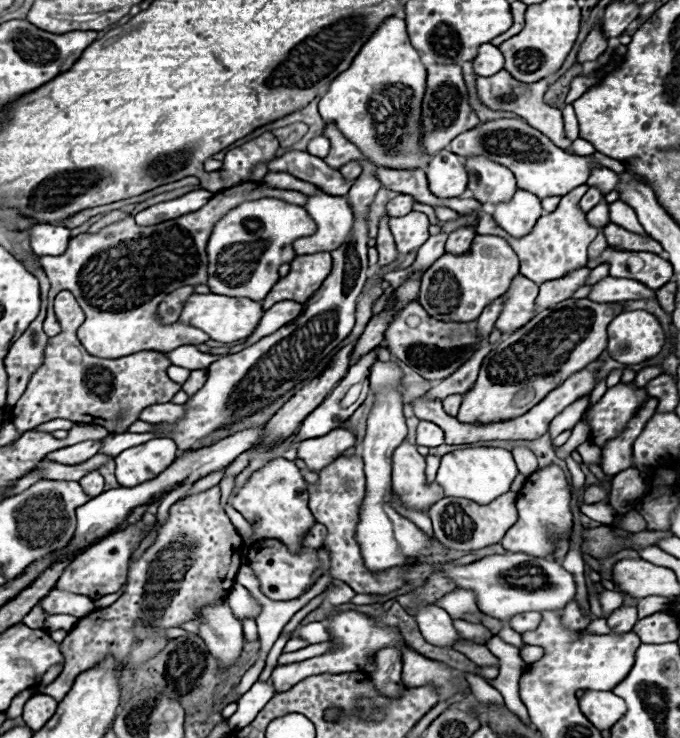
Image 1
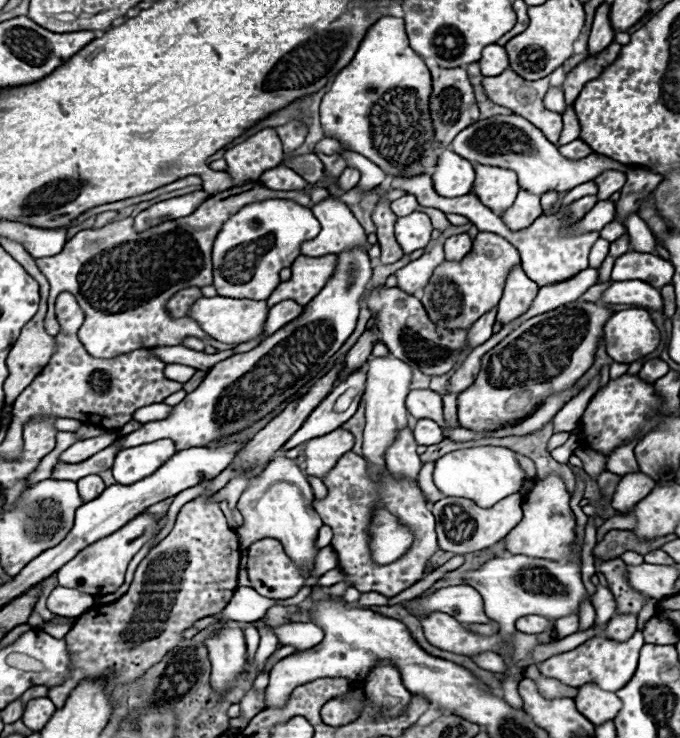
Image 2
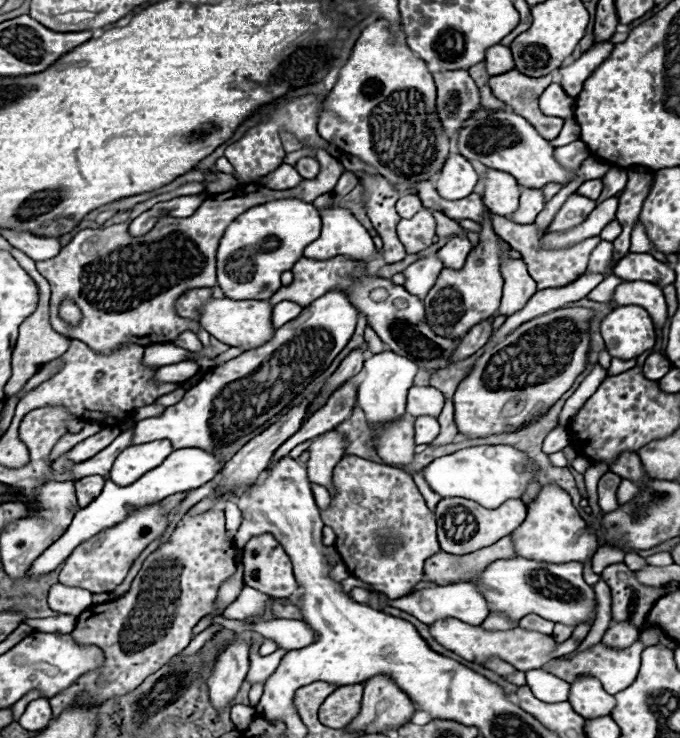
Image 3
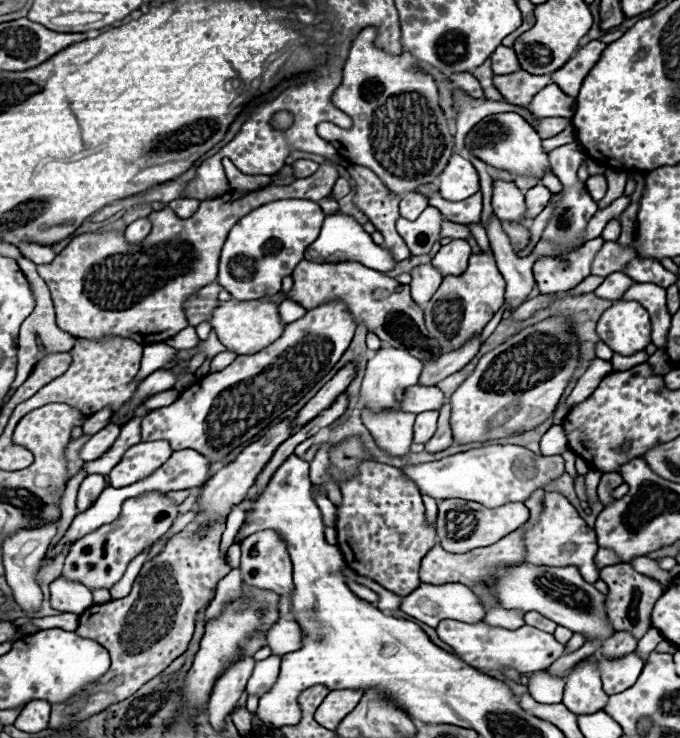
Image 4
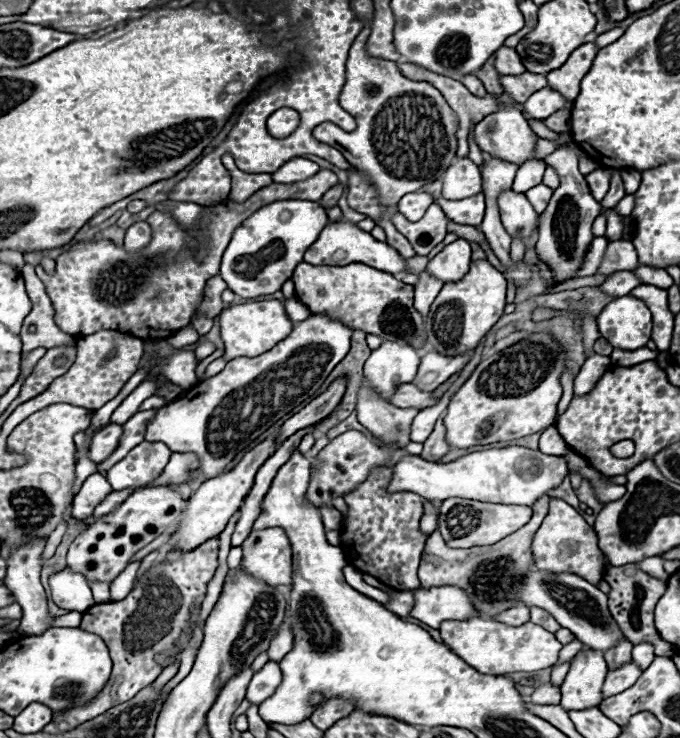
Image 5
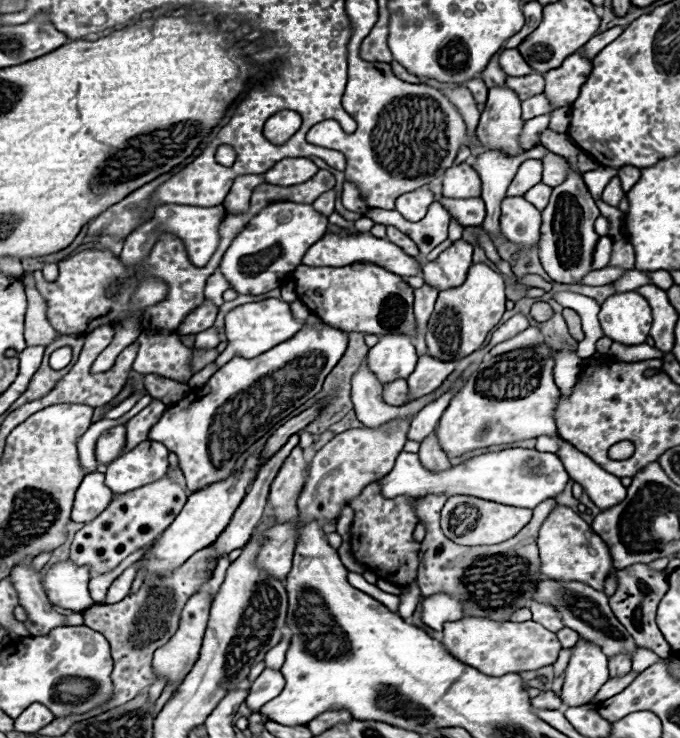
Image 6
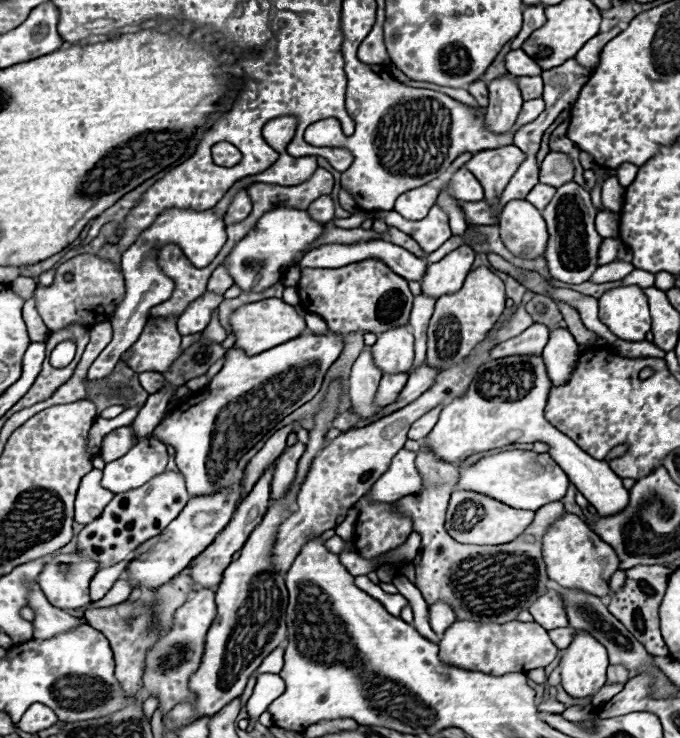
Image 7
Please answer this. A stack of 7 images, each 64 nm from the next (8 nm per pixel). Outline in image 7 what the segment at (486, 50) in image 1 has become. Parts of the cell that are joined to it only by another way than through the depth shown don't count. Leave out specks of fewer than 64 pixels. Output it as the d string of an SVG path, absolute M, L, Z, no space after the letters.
M510 50L506 54L504 62L506 62L508 74L512 74L512 76L538 76L542 72L542 68L522 50Z

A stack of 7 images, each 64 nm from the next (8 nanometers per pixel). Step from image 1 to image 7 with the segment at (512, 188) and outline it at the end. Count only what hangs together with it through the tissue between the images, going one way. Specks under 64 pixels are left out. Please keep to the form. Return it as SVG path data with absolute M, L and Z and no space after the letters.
M510 200L500 214L500 236L506 248L522 258L540 258L548 240L546 222L530 202Z

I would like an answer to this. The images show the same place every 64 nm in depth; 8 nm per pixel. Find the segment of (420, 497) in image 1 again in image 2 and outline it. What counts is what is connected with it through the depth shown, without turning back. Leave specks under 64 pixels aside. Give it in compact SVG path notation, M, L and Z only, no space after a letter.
M404 428L386 452L386 466L388 472L392 472L396 478L406 478L418 486L418 472L422 462L416 454L416 448L418 444L414 442L410 428Z

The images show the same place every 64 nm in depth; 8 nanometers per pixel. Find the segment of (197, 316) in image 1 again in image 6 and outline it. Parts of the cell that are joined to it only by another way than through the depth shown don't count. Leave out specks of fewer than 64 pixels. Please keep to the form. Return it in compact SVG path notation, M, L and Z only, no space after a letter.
M286 282L282 286L282 300L278 298L268 298L262 302L250 302L250 304L242 304L236 306L234 310L230 310L224 318L224 334L228 340L226 350L216 358L218 366L224 366L224 362L232 360L232 356L242 356L242 358L256 358L262 352L266 352L268 348L288 340L290 336L294 336L304 322L296 320L290 312L288 302L296 300L296 292L294 292L294 282Z

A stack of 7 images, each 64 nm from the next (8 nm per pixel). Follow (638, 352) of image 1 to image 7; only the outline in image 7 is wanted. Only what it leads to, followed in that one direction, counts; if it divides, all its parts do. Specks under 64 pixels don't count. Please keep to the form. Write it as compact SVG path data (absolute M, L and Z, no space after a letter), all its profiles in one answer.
M638 286L608 290L600 300L600 320L626 342L642 342L650 332L648 298Z

